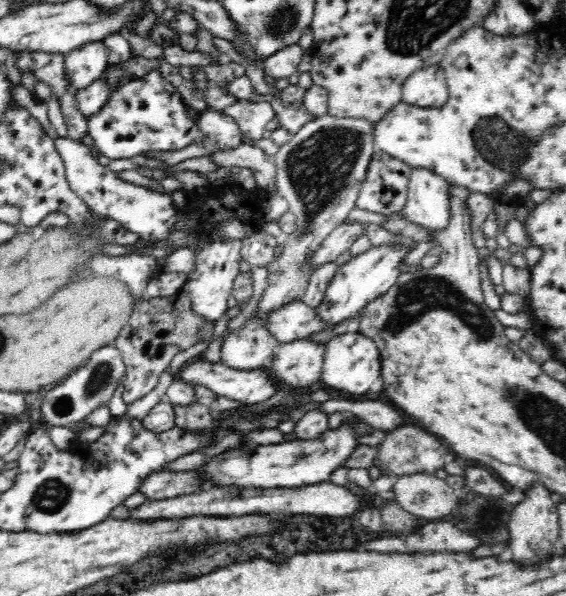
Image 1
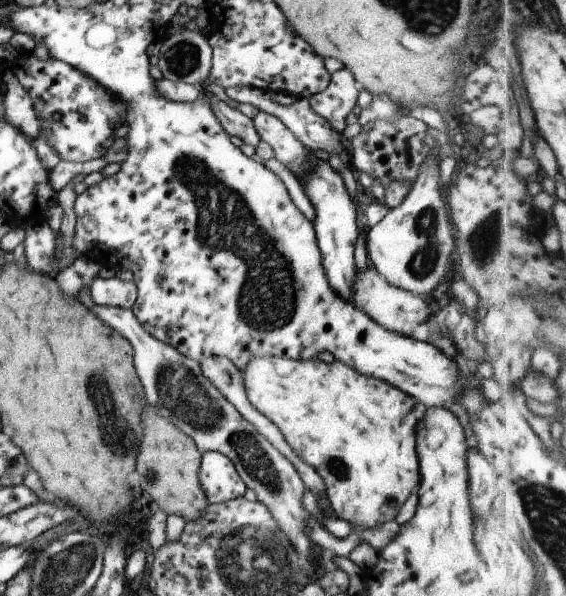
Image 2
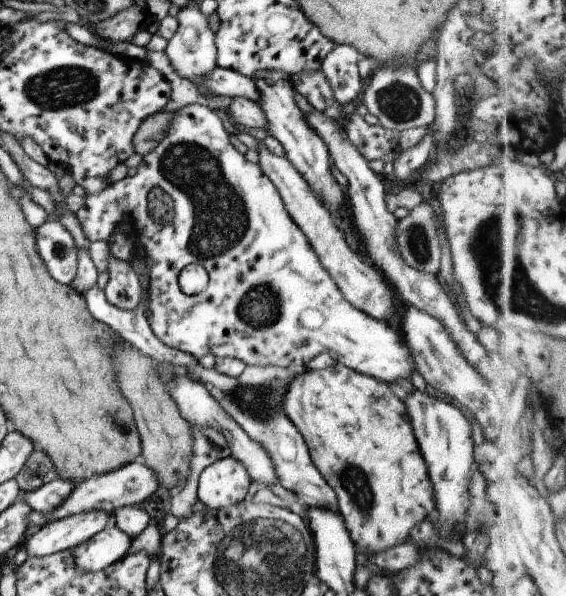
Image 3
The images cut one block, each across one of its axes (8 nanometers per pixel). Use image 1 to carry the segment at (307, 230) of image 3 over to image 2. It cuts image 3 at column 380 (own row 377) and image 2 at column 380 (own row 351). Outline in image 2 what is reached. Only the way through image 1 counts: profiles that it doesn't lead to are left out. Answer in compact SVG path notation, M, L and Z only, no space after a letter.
M371 266L363 270L357 269L356 280L353 280L353 286L351 286L351 303L354 307L364 312L384 329L407 337L411 336L413 328L426 322L430 316L427 304L423 301L422 297L387 284Z

